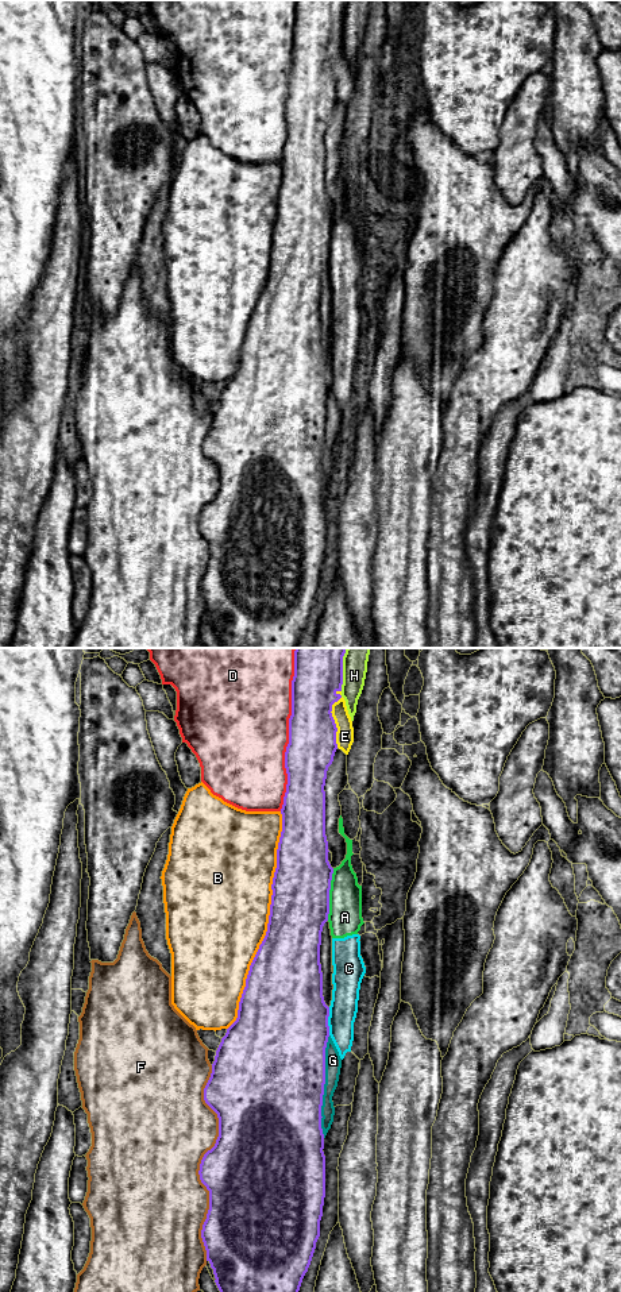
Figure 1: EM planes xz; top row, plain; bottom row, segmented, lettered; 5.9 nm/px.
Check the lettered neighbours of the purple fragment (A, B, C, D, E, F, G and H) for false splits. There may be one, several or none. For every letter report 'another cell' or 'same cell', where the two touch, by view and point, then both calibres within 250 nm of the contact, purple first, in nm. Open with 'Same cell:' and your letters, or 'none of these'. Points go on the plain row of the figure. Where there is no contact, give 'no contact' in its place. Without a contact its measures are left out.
Same cell: none of these
A: another cell | xz (328, 246) | 360/200 nm
B: another cell | xz (269, 273) | 360/480 nm
C: another cell | xz (327, 373) | 500/170 nm
D: another cell | xz (289, 81) | 280/500 nm
E: another cell | xz (332, 70) | 280/110 nm
F: another cell | xz (201, 515) | 460/480 nm
G: another cell | xz (323, 439) | 500/100 nm
H: another cell | xz (342, 22) | 280/150 nm

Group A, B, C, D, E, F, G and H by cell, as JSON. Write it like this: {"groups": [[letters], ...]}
{"groups": [["A", "C"], ["B"], ["D"], ["E"], ["F"], ["G"], ["H"]]}

